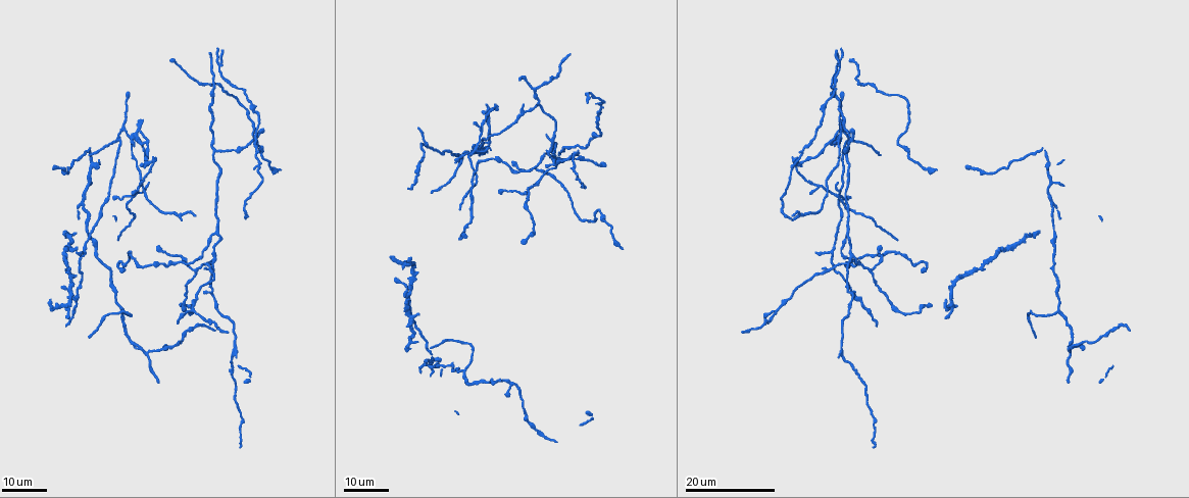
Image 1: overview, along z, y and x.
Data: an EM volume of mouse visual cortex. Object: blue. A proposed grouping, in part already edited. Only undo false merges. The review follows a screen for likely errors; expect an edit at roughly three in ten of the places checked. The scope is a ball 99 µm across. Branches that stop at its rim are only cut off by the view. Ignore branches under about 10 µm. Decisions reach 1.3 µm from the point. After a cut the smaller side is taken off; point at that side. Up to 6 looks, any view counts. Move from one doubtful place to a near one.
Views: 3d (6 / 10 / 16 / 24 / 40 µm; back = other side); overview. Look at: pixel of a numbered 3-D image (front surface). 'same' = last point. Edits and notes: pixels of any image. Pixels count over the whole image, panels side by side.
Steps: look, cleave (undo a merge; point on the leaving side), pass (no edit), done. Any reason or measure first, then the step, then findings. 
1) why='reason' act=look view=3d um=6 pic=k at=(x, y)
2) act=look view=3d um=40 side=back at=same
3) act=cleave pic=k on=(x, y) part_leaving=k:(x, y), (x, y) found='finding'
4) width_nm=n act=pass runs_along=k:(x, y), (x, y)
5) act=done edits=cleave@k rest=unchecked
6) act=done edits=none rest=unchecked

why='arms part here' act=look view=3d um=16 pic=1 at=(848, 264)

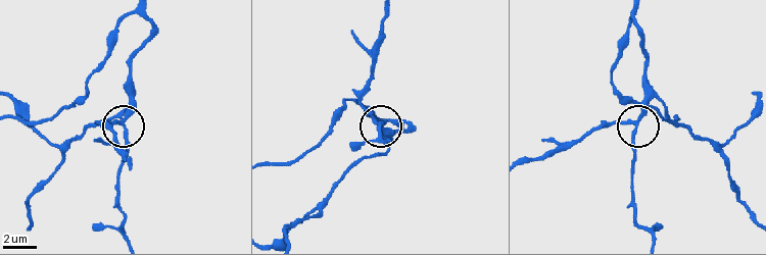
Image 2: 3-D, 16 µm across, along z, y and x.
act=look view=3d um=10 pic=2 at=(632, 122)

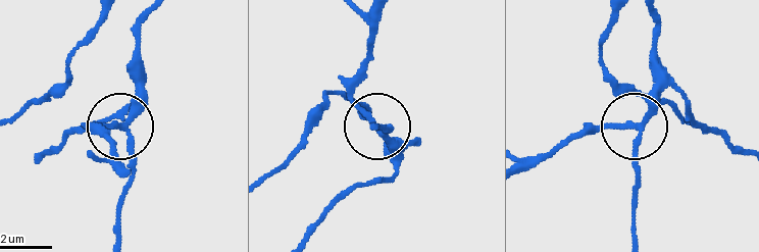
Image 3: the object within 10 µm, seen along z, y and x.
arms=3 act=pass runs_along=3:(145, 20), (138, 33), (136, 105), (116, 126), (81, 126) found='one neuron here'

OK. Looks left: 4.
why='three-way junction' act=look view=3d um=16 pic=1 at=(216, 151)

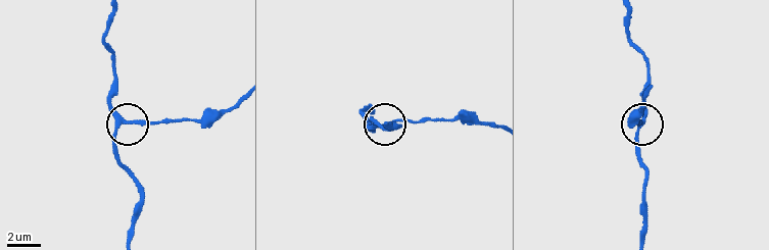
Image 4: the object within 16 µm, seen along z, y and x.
act=look view=3d um=10 pic=4 at=(126, 120)

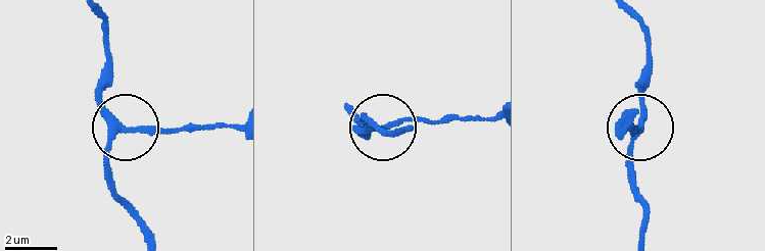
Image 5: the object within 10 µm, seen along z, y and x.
arms=3 act=pass runs_along=5:(146, 236), (114, 190), (108, 144), (126, 129), (209, 131) found='all the same neuron'

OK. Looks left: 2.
why='two arms in line, one across' act=look view=3d um=24 pic=1 at=(848, 234)

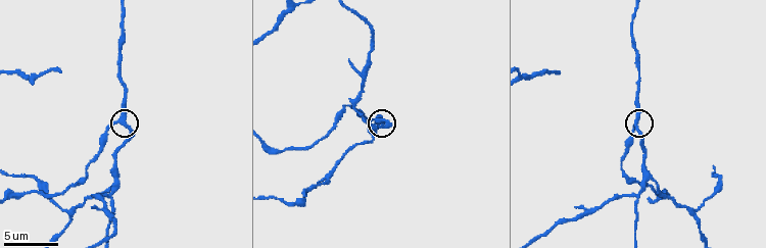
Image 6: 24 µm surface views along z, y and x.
why='closer look' act=look view=3d um=10 pic=6 at=(381, 121)

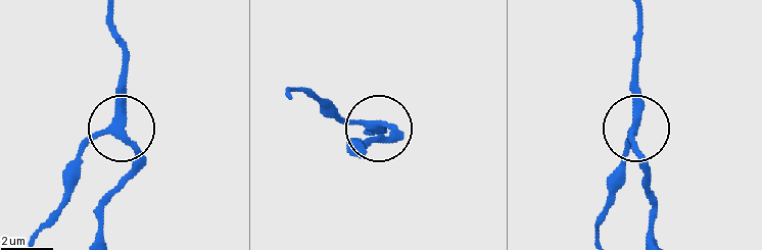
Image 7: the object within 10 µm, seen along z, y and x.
act=pass runs_along=7:(35, 235), (101, 134), (132, 149), (128, 181) found='all the same neuron'

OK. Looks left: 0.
act=done edits=none rest=unchecked

